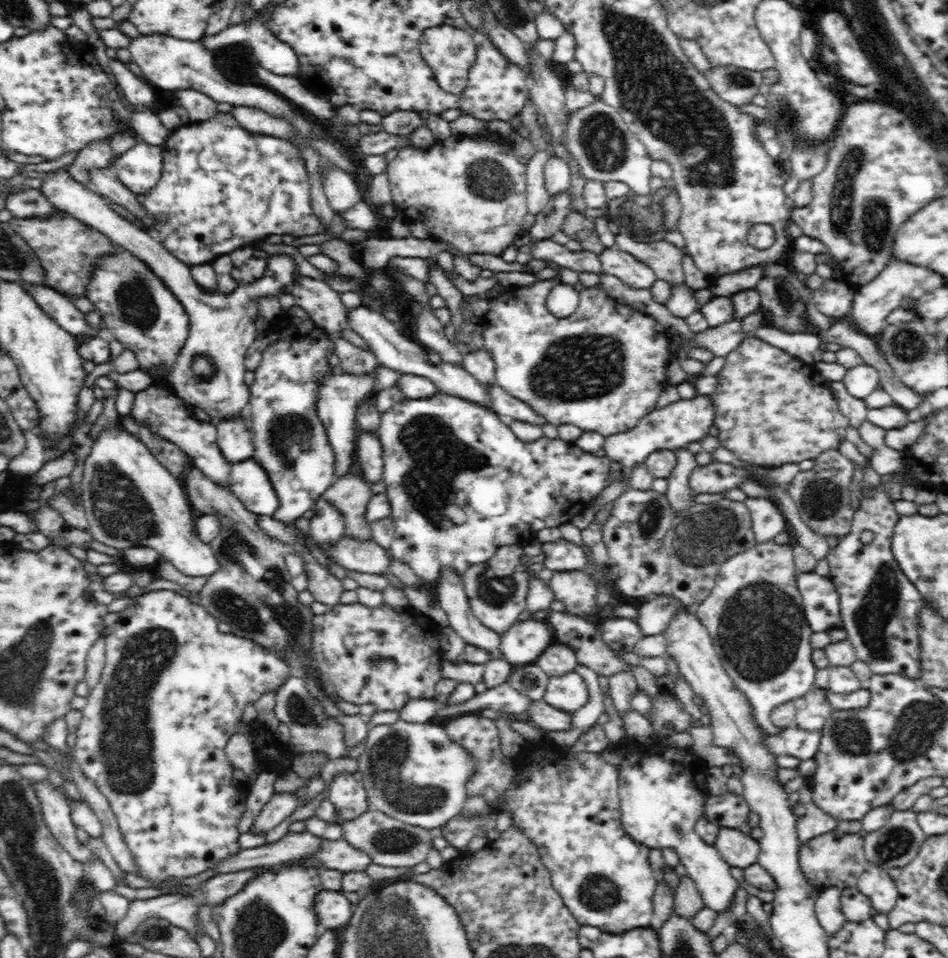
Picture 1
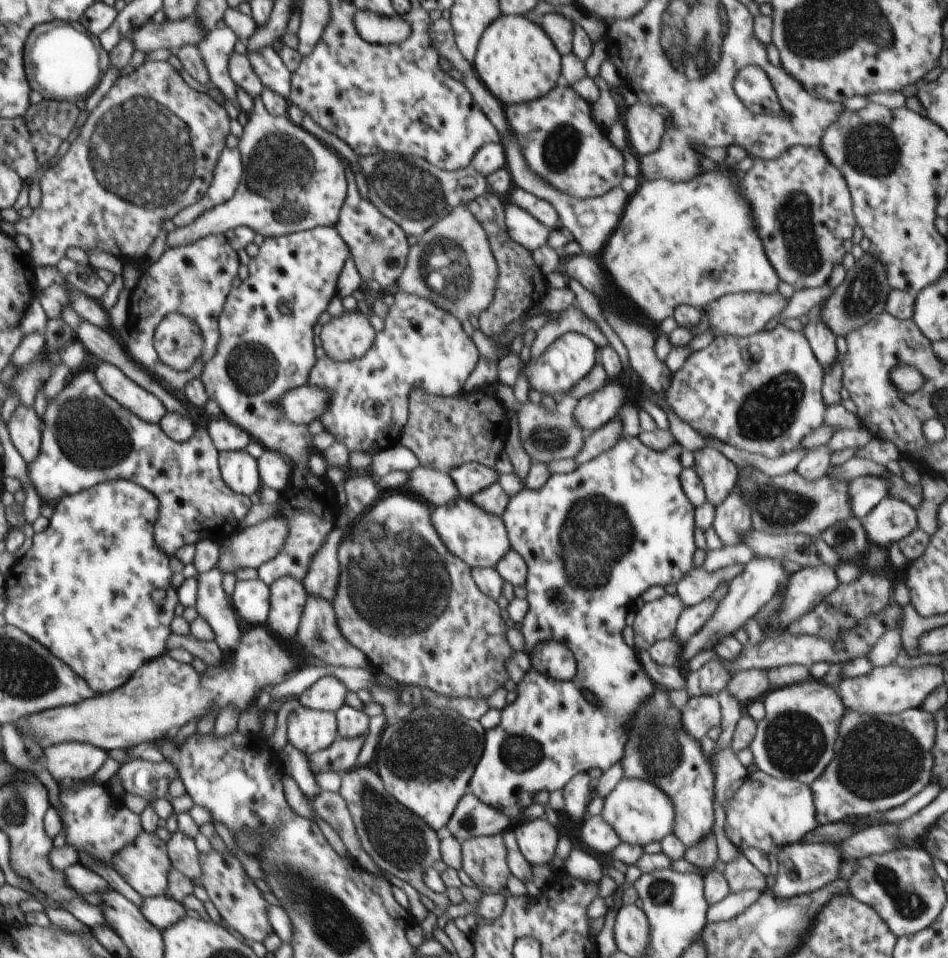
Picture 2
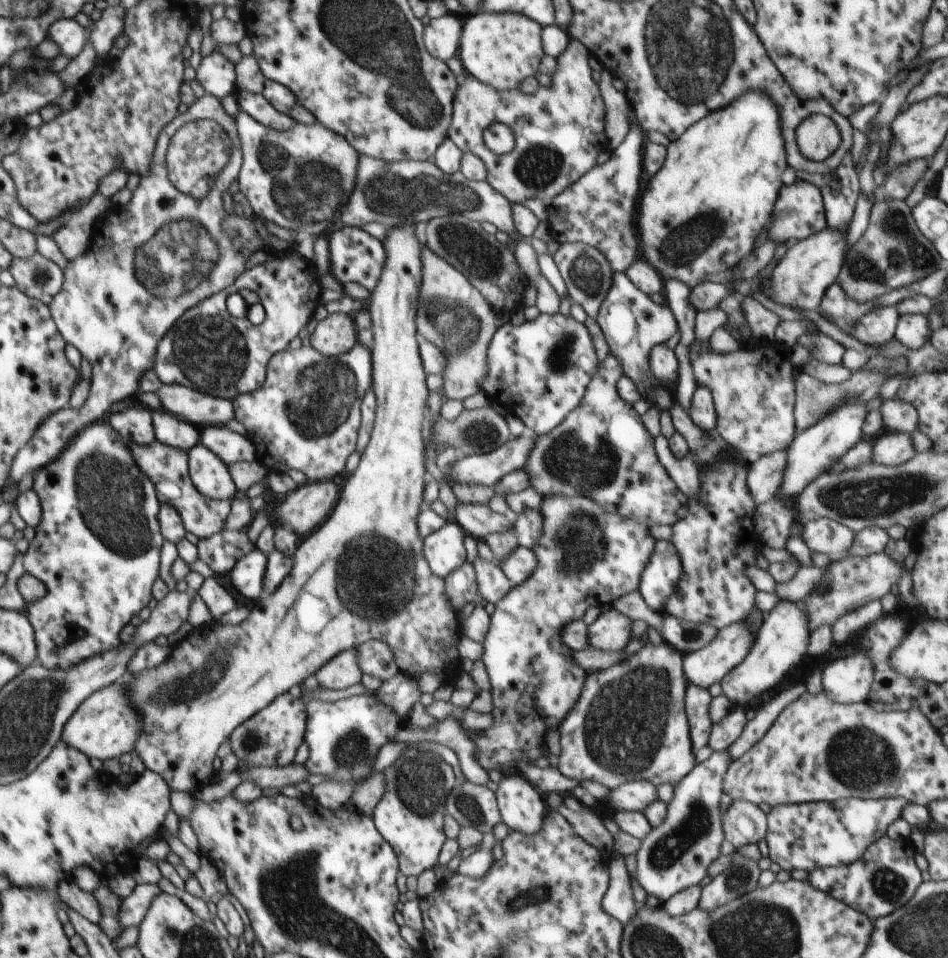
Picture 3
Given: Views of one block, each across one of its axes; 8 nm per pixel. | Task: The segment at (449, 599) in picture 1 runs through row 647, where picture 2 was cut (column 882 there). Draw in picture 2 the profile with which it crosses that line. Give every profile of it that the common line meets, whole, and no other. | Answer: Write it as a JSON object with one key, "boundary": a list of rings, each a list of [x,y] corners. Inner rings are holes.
{"boundary":[[[859,476],[849,483],[848,496],[853,515],[859,519],[868,516],[882,499],[889,497],[888,480],[876,476]]]}

